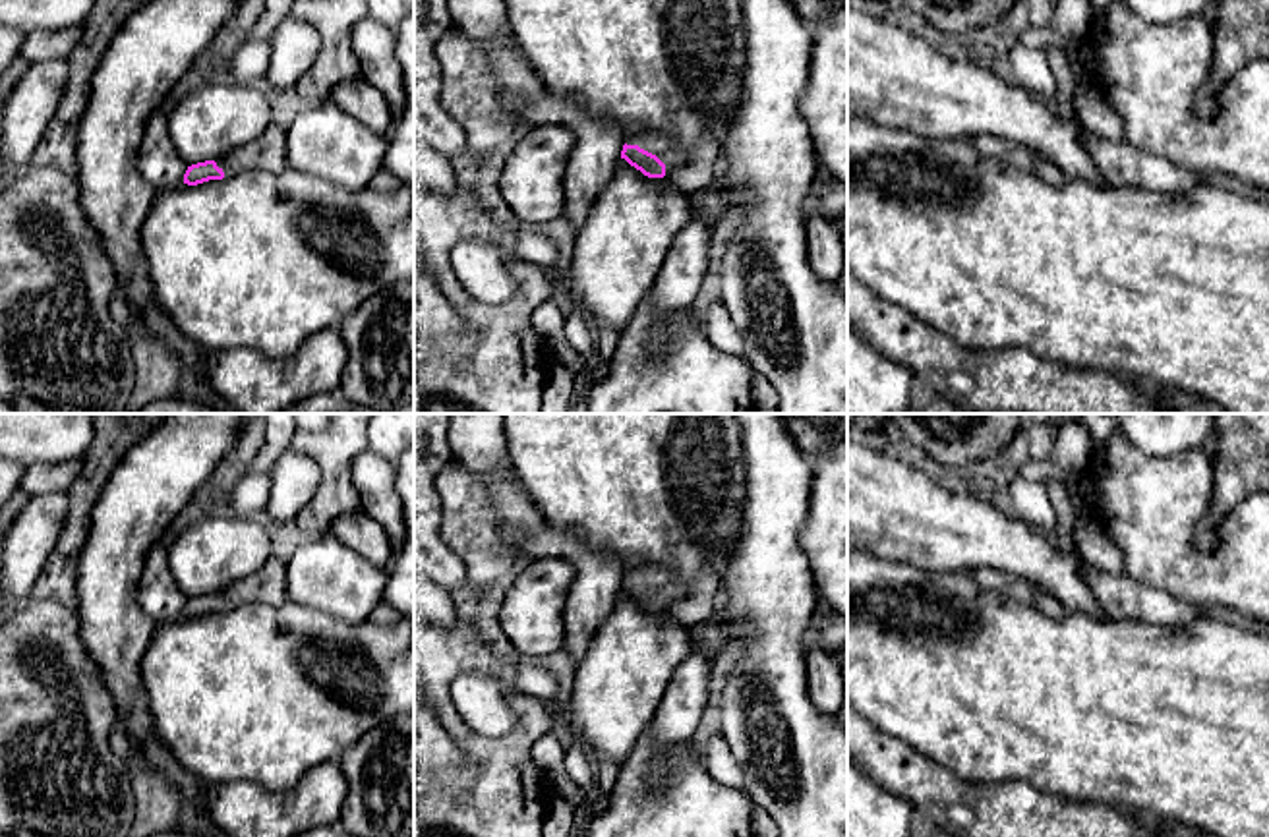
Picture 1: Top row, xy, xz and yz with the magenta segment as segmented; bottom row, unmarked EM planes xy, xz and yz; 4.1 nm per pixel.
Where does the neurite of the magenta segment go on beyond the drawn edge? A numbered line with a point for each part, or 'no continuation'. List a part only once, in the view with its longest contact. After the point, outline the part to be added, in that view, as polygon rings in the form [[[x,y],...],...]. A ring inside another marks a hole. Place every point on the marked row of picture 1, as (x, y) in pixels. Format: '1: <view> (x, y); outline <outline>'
1: xz (689, 171); outline [[[660,131],[627,135],[625,143],[656,155],[665,164],[665,182],[687,195],[706,189],[720,168],[720,153],[712,135],[704,135],[691,149],[673,147]]]

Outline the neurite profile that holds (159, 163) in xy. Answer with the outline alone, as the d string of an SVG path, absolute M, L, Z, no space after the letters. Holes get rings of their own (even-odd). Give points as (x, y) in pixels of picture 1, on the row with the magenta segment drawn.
M161 108L155 110L145 124L137 168L157 191L176 188L184 182L188 164L168 135L168 118Z

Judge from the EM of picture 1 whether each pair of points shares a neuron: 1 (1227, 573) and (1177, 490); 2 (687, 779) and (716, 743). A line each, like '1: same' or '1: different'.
1: same
2: different

